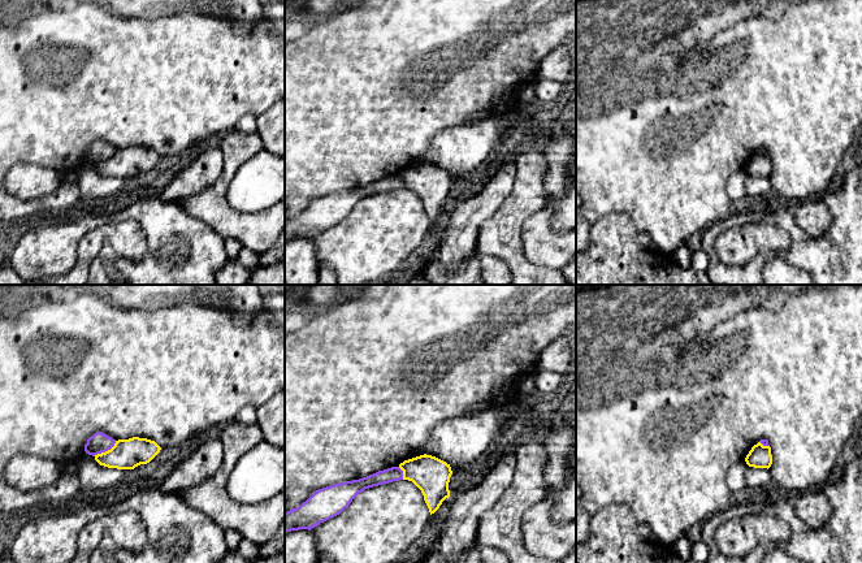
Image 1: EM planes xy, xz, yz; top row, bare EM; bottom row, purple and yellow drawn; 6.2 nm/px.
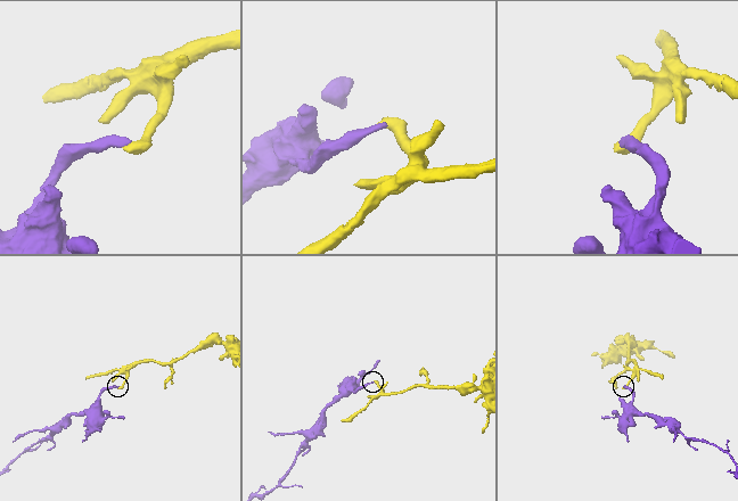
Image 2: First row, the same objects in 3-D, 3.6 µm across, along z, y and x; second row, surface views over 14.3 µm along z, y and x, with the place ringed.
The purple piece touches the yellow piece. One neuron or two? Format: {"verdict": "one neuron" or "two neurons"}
{"verdict": "two neurons"}

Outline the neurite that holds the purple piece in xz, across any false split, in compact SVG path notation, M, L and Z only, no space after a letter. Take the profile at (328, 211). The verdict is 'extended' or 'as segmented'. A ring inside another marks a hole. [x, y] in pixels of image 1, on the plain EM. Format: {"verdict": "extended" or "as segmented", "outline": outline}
{"verdict": "as segmented", "outline": "M391 176L359 189L319 198L299 216L285 221L285 242L299 238L311 239L320 231L339 224L365 198L399 189L403 189L403 179L399 176Z"}

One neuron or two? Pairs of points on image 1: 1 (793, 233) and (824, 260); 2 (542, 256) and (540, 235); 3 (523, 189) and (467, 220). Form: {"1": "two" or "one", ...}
{"1": "one", "2": "one", "3": "two"}

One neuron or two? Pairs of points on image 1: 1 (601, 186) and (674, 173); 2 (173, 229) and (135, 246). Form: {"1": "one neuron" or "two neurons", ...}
{"1": "one neuron", "2": "two neurons"}

